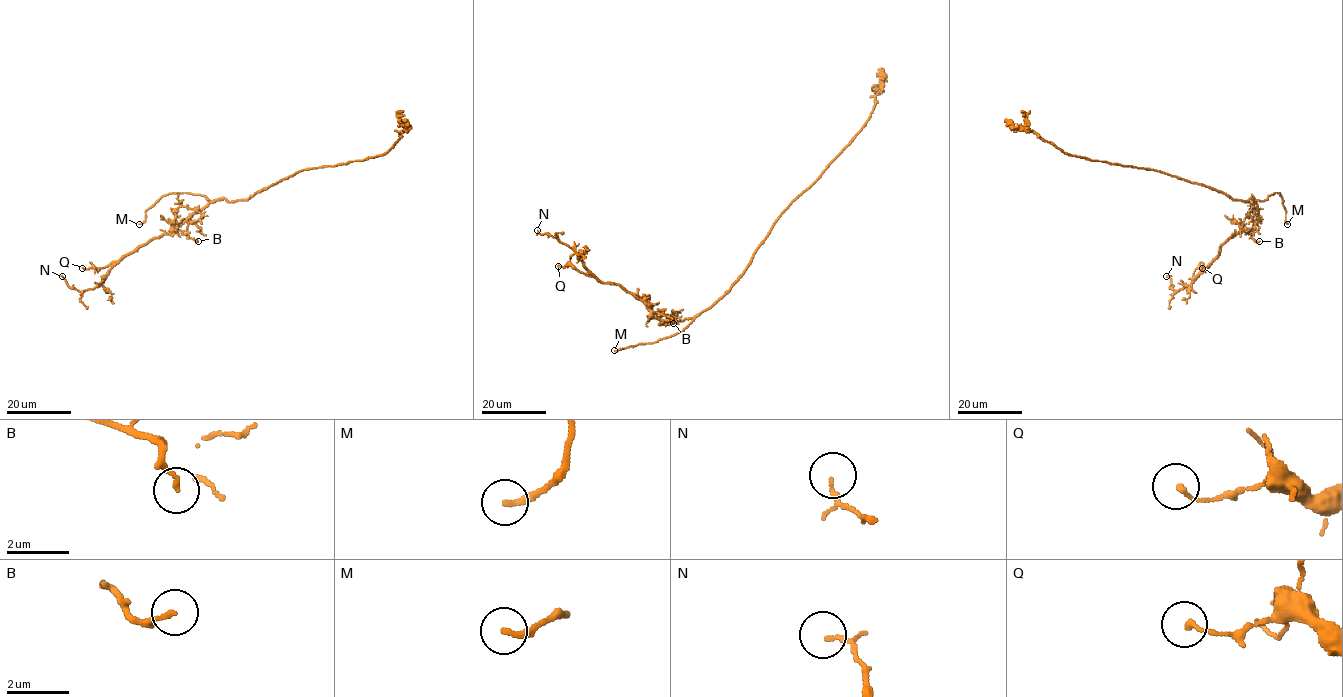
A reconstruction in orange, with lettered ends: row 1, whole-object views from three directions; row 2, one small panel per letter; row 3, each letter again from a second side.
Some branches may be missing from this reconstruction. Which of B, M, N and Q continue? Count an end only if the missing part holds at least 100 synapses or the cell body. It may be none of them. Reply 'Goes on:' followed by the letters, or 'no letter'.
Goes on: M

